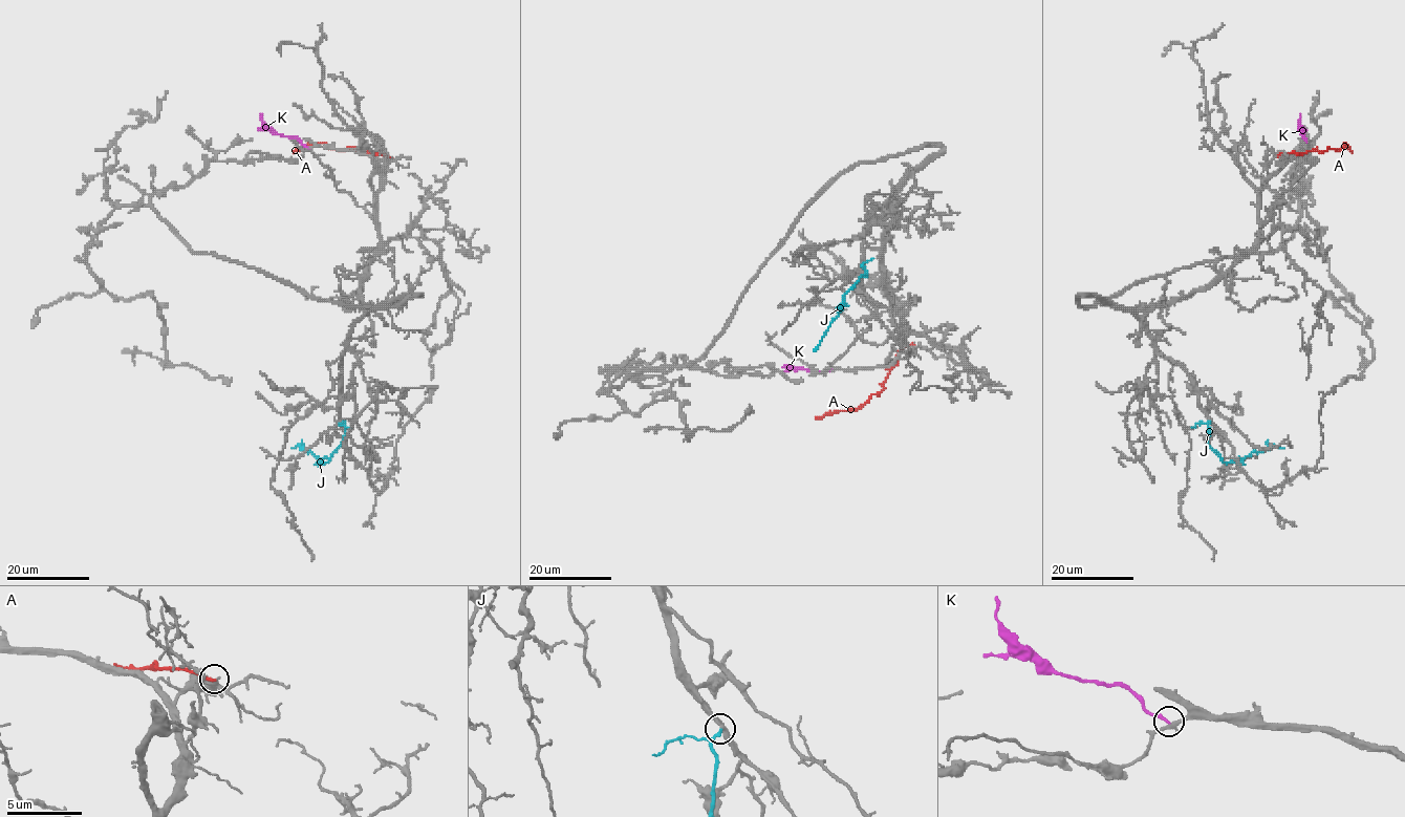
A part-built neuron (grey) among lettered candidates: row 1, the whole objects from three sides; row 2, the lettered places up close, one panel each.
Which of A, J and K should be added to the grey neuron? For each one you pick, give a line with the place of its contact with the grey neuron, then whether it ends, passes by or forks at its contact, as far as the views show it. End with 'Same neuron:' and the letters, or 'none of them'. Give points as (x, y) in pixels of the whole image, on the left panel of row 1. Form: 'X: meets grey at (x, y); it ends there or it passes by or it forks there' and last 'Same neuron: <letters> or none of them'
J: meets grey at (341, 420); it ends there
Same neuron: J

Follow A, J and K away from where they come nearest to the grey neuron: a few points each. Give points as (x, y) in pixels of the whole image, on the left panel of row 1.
A: (390, 156), (349, 147), (338, 150), (323, 143), (312, 143), (293, 152)
J: (341, 421), (344, 423), (342, 443), (326, 461), (298, 445), (290, 447)
K: (308, 147), (296, 137), (275, 133), (262, 122), (260, 113)

